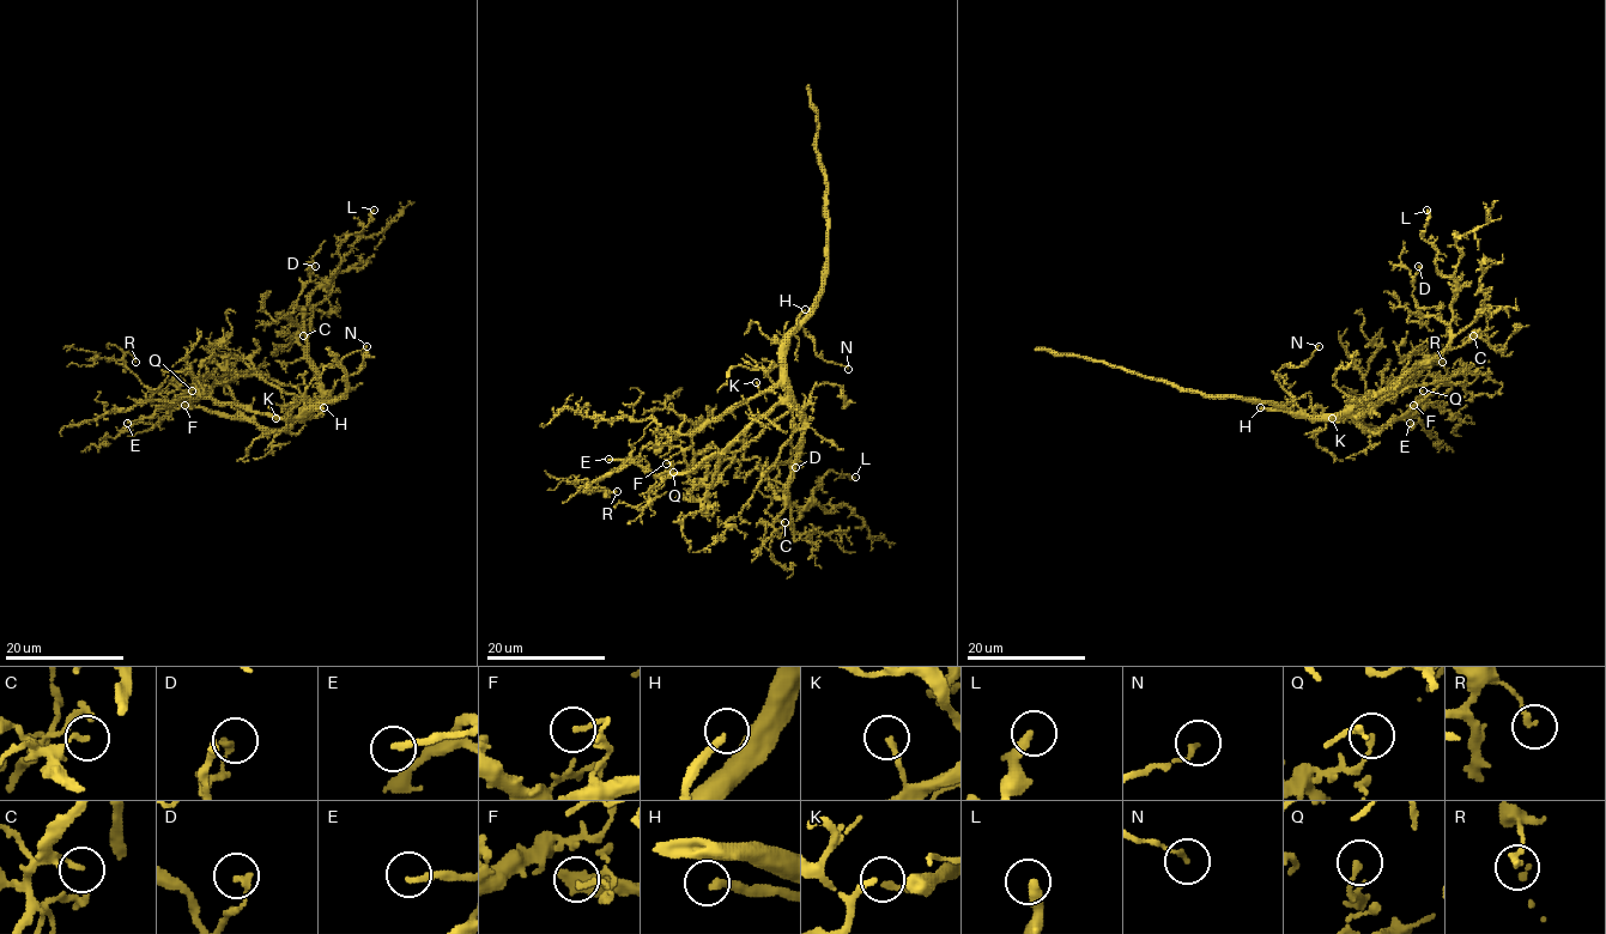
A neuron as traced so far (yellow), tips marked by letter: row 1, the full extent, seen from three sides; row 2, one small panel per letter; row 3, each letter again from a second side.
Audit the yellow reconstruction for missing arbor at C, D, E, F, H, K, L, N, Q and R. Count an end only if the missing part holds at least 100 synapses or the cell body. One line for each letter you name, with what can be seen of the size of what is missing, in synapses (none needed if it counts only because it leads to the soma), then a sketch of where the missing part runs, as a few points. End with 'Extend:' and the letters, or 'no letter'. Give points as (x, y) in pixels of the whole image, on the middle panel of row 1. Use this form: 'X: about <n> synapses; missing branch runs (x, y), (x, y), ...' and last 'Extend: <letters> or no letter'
H: missing branch runs (805, 309), (825, 308), (888, 333), (913, 351), (921, 363)
Extend: H

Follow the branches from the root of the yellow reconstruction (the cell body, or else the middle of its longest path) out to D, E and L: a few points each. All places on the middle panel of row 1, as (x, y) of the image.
D: (791, 395), (801, 420), (801, 453), (794, 465), (788, 497), (781, 498), (768, 473), (780, 462), (795, 467)
E: (791, 395), (749, 423), (719, 453), (705, 456), (685, 472), (660, 478), (634, 462), (608, 459)
L: (791, 395), (801, 420), (801, 453), (785, 502), (807, 507), (812, 491), (831, 471), (855, 477)

